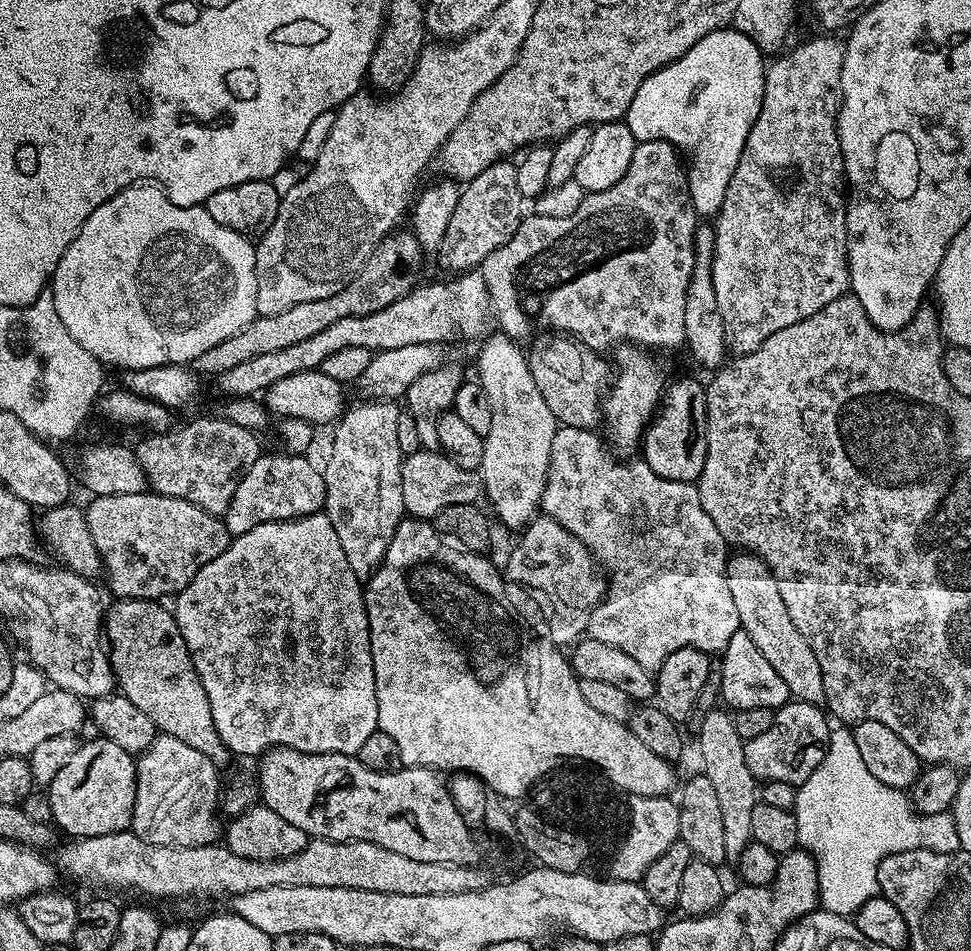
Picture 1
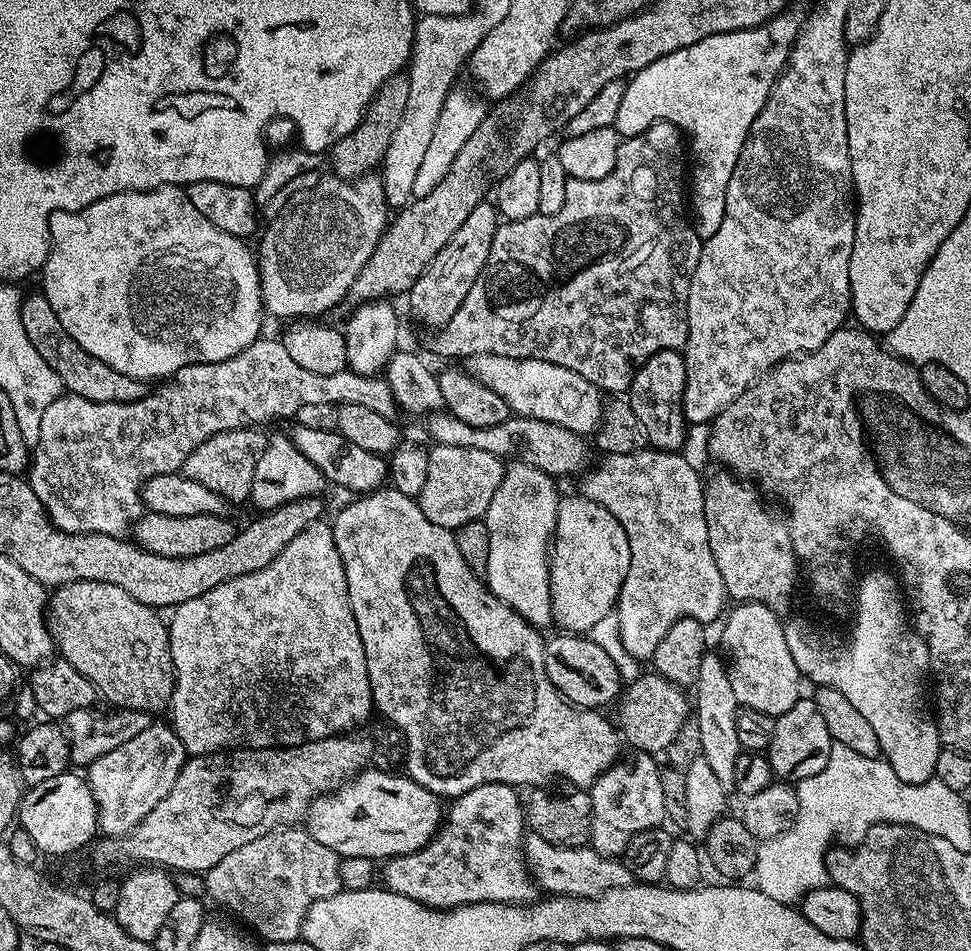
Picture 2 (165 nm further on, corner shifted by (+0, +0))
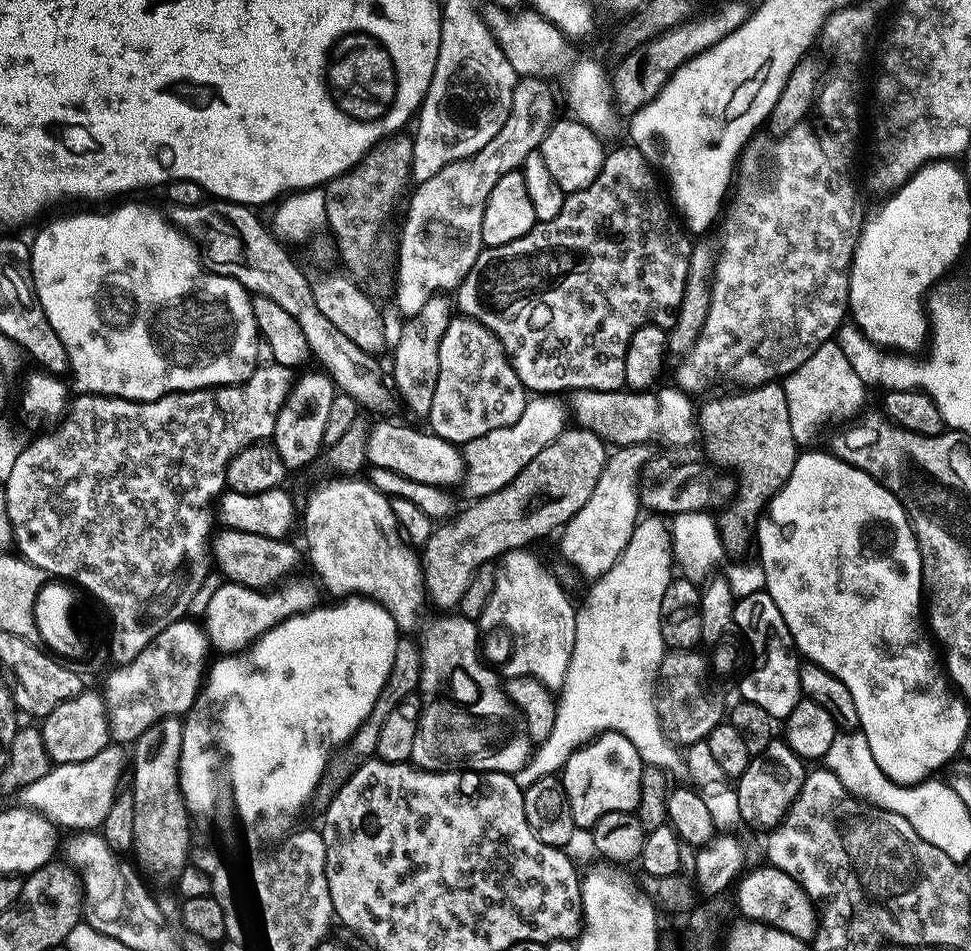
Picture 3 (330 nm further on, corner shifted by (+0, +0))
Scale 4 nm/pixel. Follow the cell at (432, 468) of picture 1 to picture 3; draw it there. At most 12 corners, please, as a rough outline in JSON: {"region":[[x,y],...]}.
{"region":[[536,394],[522,418],[463,445],[468,498],[502,490],[566,427]]}

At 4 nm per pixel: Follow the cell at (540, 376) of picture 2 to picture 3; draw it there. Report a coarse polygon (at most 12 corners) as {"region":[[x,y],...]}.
{"region":[[679,387],[573,391],[570,416],[612,446],[694,432]]}

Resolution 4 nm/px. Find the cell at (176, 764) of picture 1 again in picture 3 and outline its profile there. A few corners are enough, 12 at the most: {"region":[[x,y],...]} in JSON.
{"region":[[125,749],[49,767],[23,807],[96,830],[125,775]]}

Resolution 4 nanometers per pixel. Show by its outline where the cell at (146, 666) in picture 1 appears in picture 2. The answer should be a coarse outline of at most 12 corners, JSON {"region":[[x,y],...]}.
{"region":[[110,582],[61,584],[59,655],[117,709],[169,707],[168,626]]}

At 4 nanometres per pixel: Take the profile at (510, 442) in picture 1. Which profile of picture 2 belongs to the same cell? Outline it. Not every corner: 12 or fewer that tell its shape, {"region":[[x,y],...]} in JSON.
{"region":[[513,459],[482,518],[488,589],[553,623],[557,481]]}

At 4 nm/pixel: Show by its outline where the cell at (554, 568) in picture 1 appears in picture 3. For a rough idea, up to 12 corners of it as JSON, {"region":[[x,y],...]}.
{"region":[[651,443],[619,445],[590,502],[559,533],[561,554],[595,578],[641,519]]}

